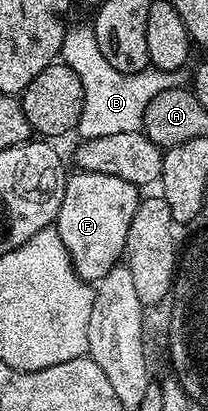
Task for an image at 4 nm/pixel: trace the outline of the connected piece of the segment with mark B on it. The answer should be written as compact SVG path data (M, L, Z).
M86 23L75 28L70 27L66 31L60 59L62 63L71 66L83 84L83 113L75 129L82 139L140 131L143 114L146 113L151 99L163 90L176 87L177 84L174 73L161 71L152 66L135 74L115 70L115 66L104 58L92 25Z

